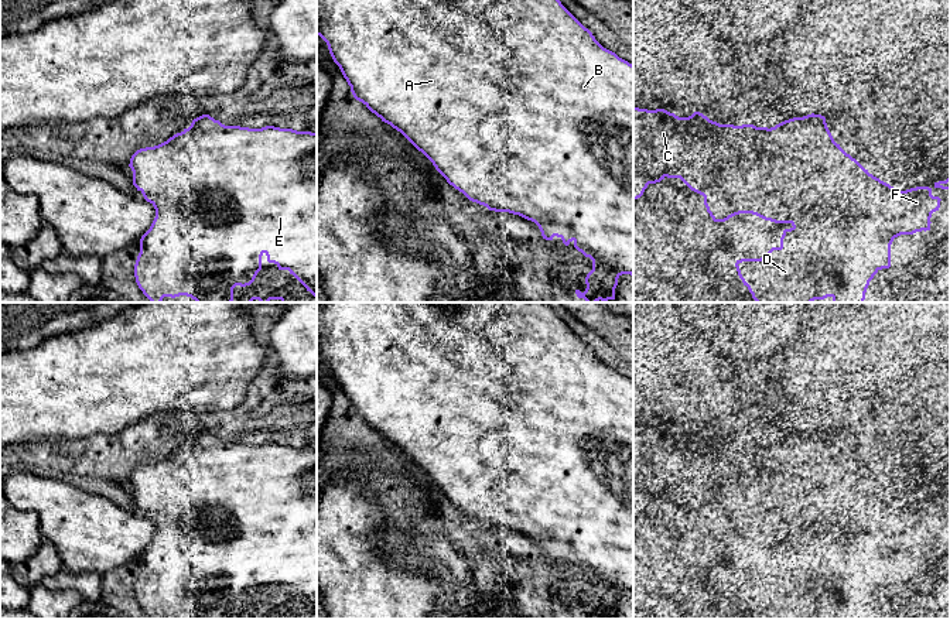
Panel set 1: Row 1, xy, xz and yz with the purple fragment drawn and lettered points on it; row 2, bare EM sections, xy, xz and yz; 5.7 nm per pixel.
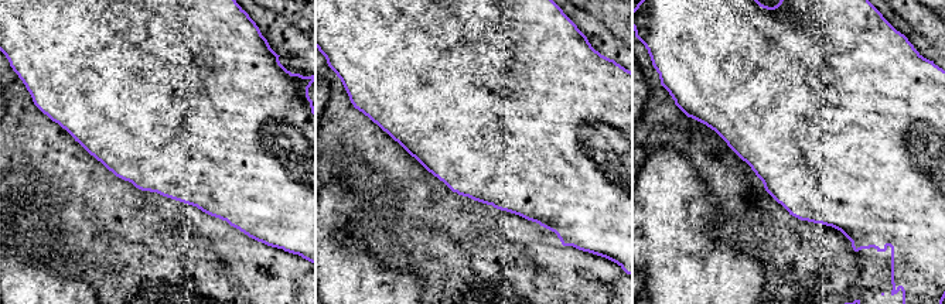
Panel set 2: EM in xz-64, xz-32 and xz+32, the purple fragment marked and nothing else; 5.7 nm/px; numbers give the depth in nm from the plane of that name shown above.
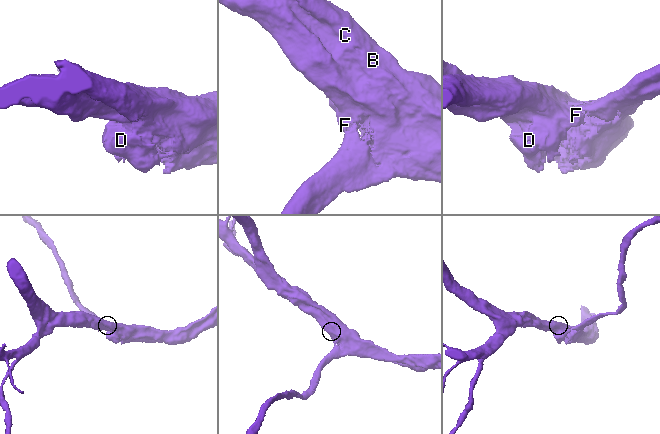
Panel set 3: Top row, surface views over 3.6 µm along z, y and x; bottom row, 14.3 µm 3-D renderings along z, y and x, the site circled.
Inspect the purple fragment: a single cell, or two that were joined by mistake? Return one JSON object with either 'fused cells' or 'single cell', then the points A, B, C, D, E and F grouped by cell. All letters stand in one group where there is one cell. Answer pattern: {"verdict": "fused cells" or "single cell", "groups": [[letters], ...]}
{"verdict": "single cell", "groups": [["A", "B", "C", "D", "E", "F"]]}

